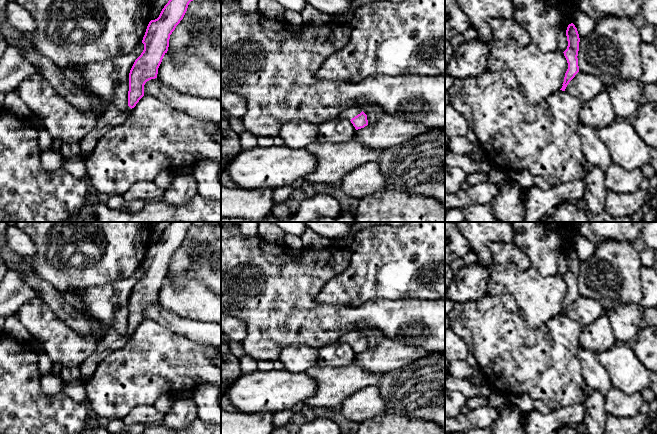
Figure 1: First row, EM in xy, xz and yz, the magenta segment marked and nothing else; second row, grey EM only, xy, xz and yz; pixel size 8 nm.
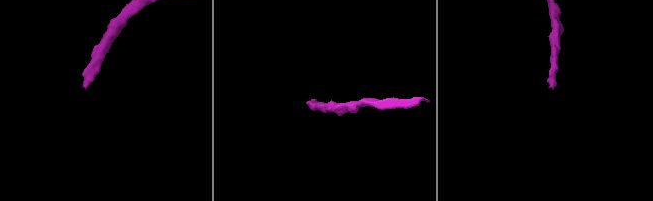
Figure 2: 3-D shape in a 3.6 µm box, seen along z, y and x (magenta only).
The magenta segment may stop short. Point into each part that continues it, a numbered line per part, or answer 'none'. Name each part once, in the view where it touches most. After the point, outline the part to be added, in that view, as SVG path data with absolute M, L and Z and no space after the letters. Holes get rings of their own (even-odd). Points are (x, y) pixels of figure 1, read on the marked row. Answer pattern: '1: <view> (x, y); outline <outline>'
1: xz (349, 113); outline M352 106L340 113L338 118L351 120L361 112L362 110L358 106Z

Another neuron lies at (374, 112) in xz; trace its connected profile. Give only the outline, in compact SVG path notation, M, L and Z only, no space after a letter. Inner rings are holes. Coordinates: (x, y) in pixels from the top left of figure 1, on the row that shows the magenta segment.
M364 99L358 100L356 106L367 115L368 124L375 124L383 115L386 114L377 103L367 102Z

